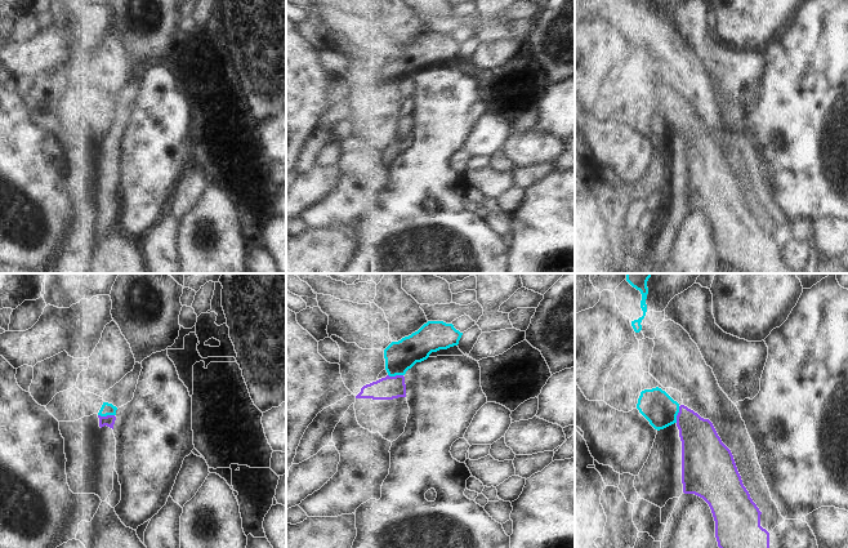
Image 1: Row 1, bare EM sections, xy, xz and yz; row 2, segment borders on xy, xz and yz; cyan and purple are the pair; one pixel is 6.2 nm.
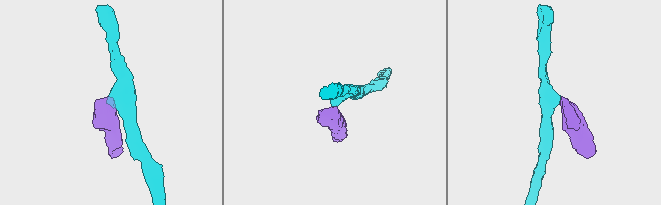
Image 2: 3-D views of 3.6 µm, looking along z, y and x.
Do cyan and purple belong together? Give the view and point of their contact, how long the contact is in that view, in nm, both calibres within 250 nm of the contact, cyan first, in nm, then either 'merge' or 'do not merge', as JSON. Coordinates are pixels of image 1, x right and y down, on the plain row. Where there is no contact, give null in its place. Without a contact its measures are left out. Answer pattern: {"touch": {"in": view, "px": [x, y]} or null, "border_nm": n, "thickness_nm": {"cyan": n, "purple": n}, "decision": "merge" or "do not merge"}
{"touch": {"in": "xy", "px": [106, 127]}, "border_nm": 100, "thickness_nm": {"cyan": 80, "purple": 70}, "decision": "do not merge"}

